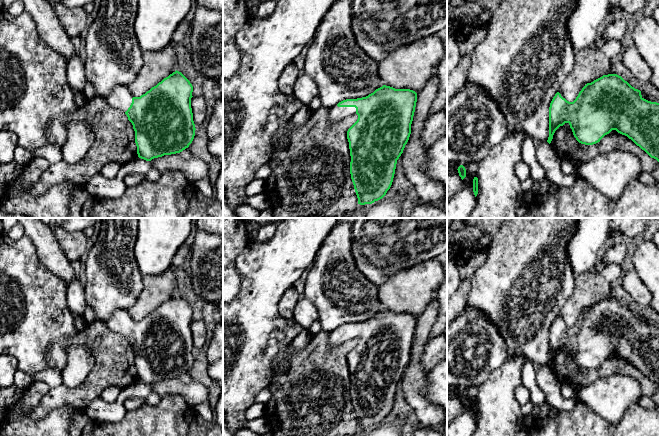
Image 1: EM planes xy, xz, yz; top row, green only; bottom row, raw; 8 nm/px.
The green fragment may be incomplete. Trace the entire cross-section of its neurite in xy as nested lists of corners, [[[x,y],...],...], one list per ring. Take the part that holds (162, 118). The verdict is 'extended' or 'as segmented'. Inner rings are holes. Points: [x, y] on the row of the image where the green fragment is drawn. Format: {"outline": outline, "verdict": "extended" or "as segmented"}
{"outline": [[[176,70],[140,97],[133,97],[126,86],[117,86],[105,100],[127,115],[135,131],[138,157],[151,161],[180,153],[192,143],[196,130],[191,108],[192,92],[190,81]]], "verdict": "extended"}

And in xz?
{"outline": [[[383,85],[366,97],[346,99],[330,109],[330,123],[339,122],[350,115],[358,115],[357,121],[347,131],[351,156],[350,174],[358,204],[372,204],[382,199],[390,189],[397,160],[411,134],[416,102],[415,91]]], "verdict": "extended"}

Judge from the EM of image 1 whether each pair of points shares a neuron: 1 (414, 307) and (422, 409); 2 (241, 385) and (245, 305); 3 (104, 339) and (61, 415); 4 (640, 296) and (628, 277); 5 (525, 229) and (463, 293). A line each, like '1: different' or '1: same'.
1: different
2: same
3: different
4: same
5: different

